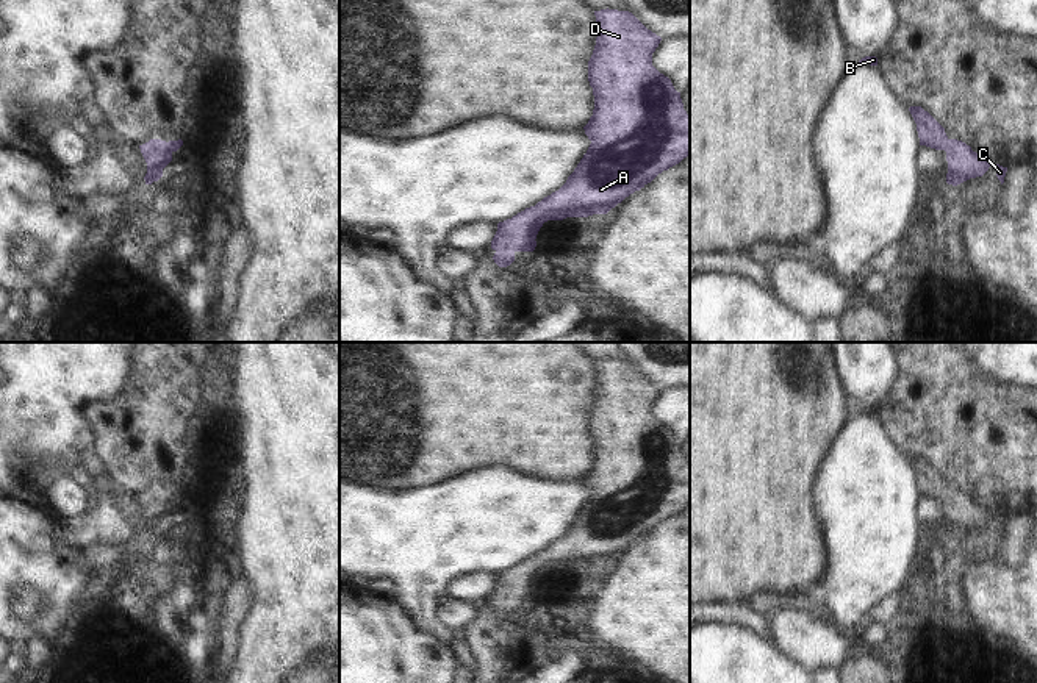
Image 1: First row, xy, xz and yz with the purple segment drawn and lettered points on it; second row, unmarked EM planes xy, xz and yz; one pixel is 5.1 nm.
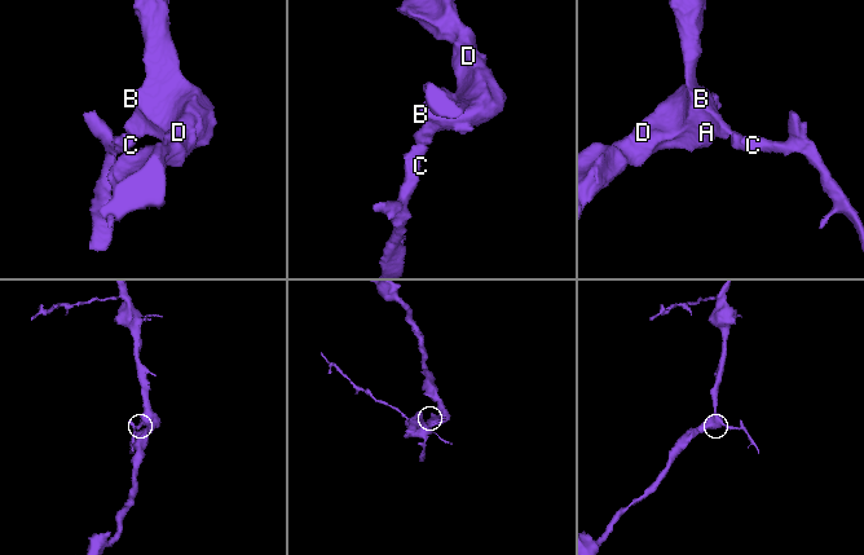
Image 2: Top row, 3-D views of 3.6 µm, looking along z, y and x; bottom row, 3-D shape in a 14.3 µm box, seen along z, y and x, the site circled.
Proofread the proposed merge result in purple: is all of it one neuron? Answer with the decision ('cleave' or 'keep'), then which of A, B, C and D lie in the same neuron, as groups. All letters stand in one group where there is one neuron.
keep | A B C D

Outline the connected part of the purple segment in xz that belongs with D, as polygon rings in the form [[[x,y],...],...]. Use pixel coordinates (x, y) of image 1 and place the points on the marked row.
[[[607,8],[594,11],[594,16],[597,38],[588,61],[594,109],[583,127],[591,144],[558,191],[497,223],[491,249],[496,252],[493,259],[499,267],[510,266],[516,252],[533,252],[536,234],[544,222],[607,214],[626,197],[690,155],[690,116],[684,109],[680,92],[652,66],[652,53],[662,38],[629,11]]]

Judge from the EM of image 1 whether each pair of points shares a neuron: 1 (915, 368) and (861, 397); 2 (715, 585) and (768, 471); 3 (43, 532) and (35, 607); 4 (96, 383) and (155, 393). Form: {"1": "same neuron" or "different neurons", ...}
{"1": "different neurons", "2": "same neuron", "3": "different neurons", "4": "different neurons"}

